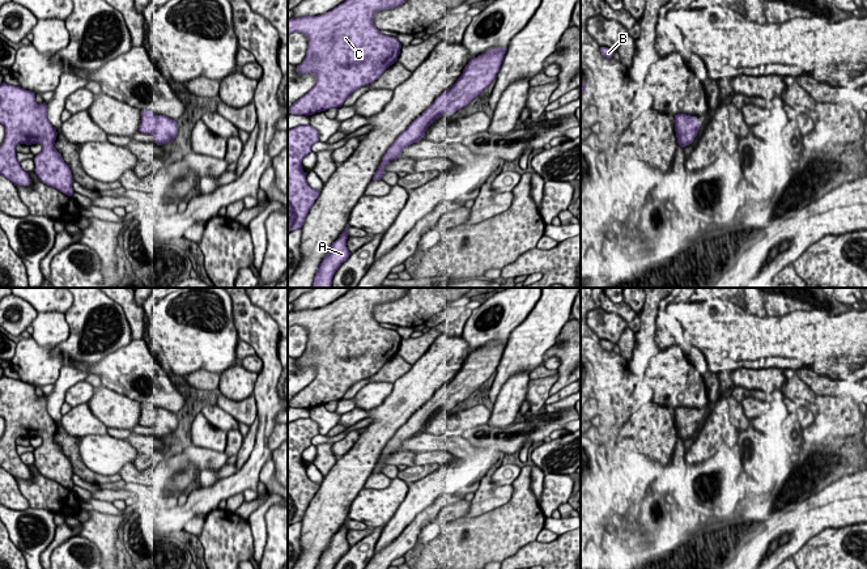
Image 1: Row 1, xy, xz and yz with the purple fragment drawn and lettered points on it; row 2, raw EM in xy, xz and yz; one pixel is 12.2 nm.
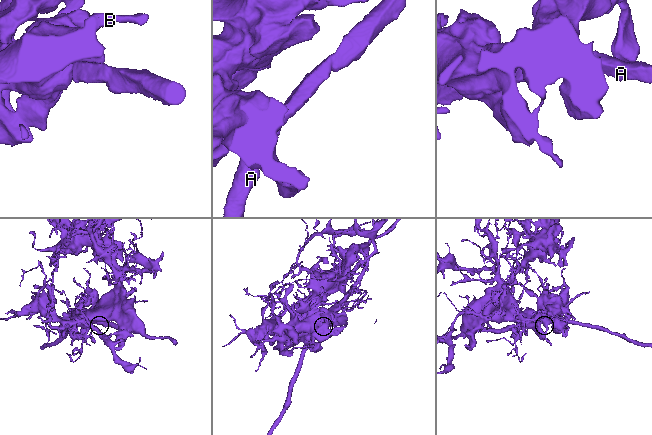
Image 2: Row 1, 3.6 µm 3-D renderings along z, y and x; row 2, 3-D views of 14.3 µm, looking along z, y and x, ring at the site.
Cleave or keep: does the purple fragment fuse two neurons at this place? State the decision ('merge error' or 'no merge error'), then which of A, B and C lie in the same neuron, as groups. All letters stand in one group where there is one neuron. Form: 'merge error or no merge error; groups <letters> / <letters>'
no merge error; groups A B C

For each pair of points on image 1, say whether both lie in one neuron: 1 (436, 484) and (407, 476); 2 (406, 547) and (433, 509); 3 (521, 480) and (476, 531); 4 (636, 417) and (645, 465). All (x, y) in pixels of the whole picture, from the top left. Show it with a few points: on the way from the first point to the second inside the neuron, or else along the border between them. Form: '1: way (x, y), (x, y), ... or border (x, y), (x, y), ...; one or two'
1: border (437, 468), (408, 484); two
2: way (407, 538), (424, 518); one
3: way (521, 496), (521, 500), (492, 529); one
4: border (653, 457), (663, 463); two

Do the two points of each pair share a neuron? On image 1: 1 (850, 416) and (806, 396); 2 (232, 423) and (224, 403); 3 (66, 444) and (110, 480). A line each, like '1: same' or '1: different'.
1: same
2: different
3: same

